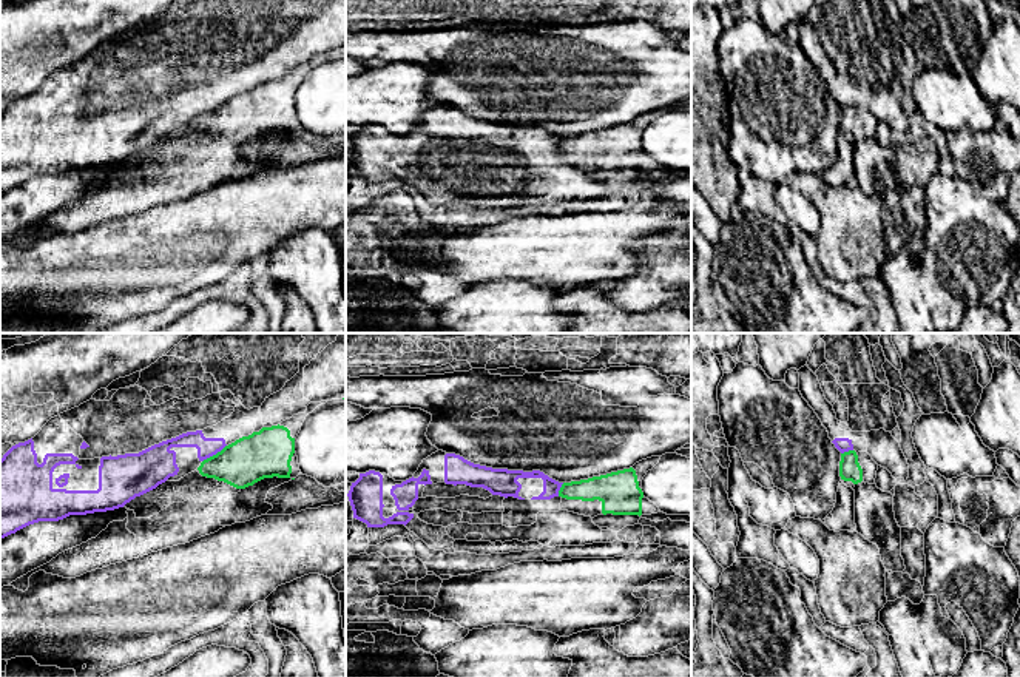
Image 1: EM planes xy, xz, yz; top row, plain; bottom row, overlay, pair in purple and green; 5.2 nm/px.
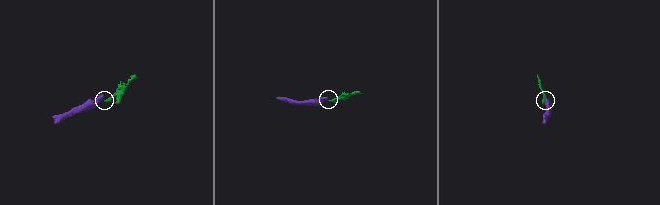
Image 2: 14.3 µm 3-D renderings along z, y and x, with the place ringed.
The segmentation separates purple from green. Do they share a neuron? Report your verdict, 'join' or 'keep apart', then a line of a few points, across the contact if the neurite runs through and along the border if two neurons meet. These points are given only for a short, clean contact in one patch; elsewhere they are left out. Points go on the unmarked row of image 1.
keep apart | xy (226, 99), (202, 116)

